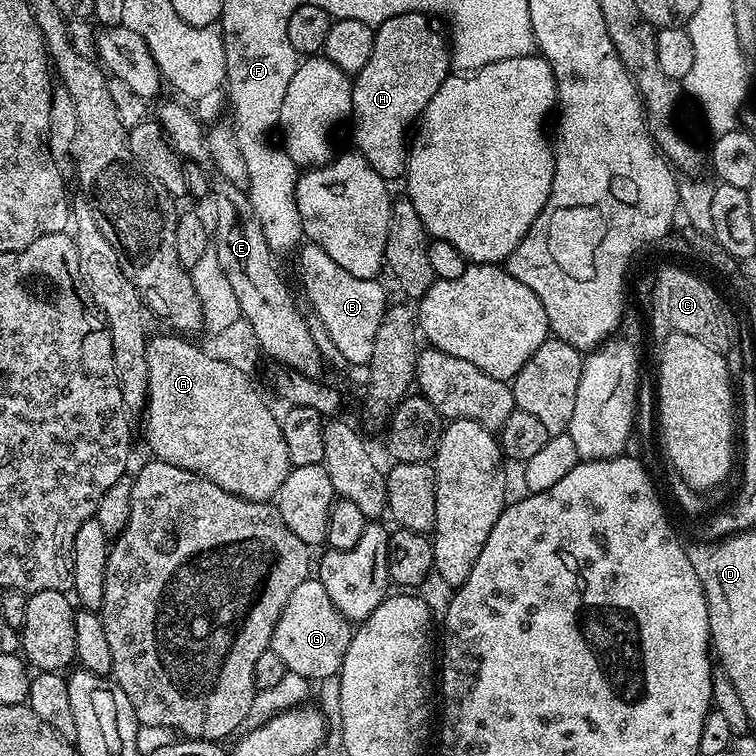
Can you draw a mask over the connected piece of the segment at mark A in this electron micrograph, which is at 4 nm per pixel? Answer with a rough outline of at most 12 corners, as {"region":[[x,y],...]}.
{"region":[[180,334],[146,350],[155,459],[247,500],[291,470],[249,373]]}

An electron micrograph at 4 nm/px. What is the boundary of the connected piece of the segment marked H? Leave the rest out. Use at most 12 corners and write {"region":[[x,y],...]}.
{"region":[[425,13],[376,29],[352,80],[355,151],[395,182],[450,75]]}

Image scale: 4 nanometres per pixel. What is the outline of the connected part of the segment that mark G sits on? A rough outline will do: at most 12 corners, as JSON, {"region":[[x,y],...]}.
{"region":[[299,581],[270,650],[310,682],[339,673],[353,625]]}

